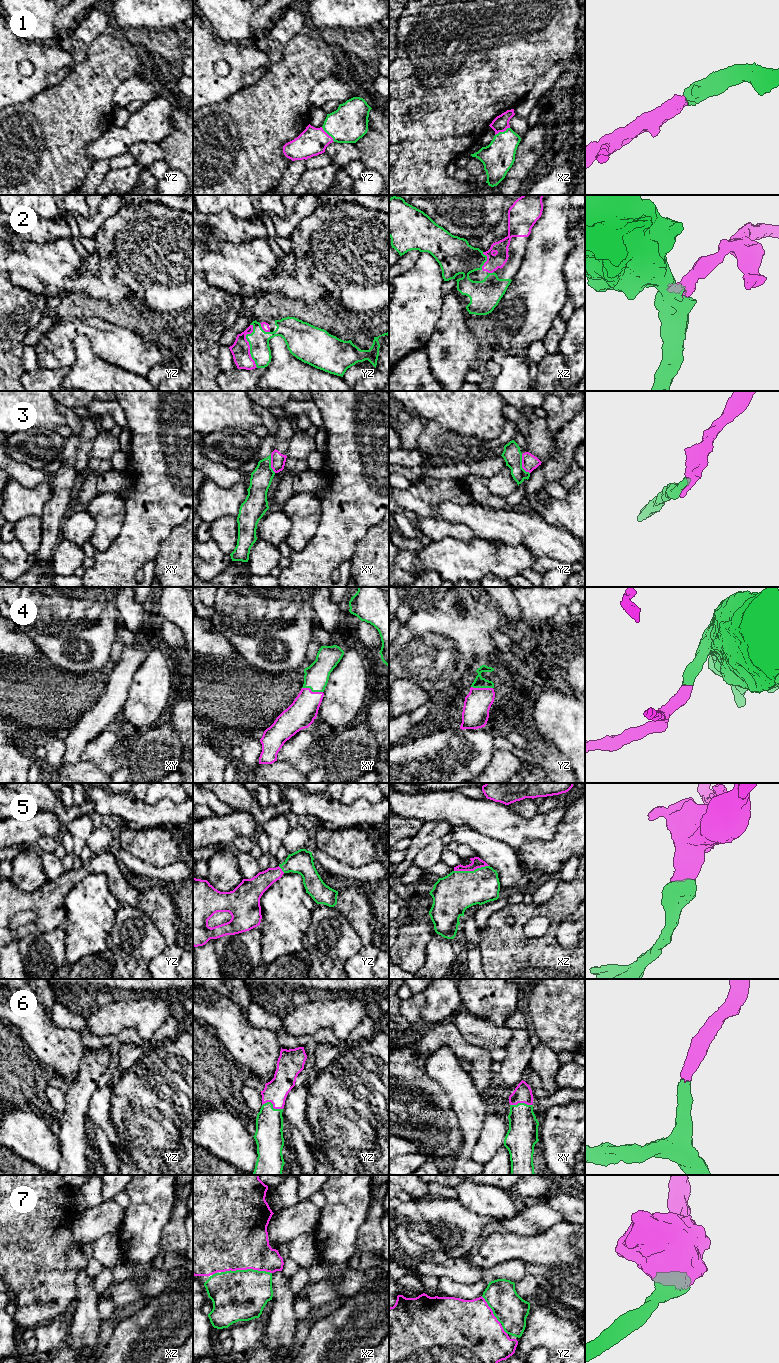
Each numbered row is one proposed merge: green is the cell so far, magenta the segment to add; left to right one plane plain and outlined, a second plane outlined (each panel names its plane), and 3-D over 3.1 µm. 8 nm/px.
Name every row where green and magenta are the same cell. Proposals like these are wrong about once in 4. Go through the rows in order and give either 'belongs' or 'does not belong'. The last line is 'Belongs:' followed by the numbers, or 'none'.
1: belongs
2: belongs
3: does not belong
4: belongs
5: belongs
6: belongs
7: belongs
Belongs: 1, 2, 4, 5, 6, 7

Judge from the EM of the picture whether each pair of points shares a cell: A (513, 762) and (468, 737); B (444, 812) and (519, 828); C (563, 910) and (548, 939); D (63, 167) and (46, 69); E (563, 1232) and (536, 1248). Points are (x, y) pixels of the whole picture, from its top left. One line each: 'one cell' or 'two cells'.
A: two cells
B: one cell
C: one cell
D: two cells
E: one cell

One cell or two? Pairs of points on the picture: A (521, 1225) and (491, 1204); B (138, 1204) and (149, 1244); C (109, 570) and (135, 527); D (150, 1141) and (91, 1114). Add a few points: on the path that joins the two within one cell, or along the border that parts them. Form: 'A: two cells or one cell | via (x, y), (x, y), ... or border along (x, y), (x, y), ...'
A: two cells | border along (521, 1206), (520, 1210), (513, 1217), (501, 1222)
B: one cell | via (143, 1214), (143, 1234)
C: one cell | via (120, 559), (135, 544), (135, 538)
D: two cells | border along (109, 1100), (110, 1119), (120, 1139), (112, 1147)

